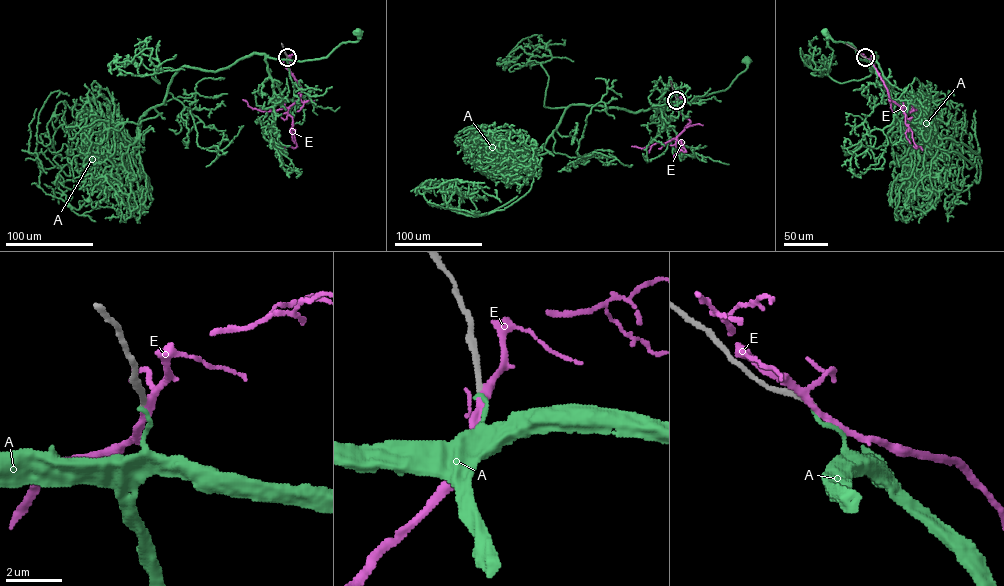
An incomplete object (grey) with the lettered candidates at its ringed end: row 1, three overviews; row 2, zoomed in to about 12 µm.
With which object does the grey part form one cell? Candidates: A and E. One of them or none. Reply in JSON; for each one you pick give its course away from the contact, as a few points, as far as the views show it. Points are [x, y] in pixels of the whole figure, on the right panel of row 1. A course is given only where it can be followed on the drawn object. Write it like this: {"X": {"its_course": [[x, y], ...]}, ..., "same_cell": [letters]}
{"same_cell": []}

